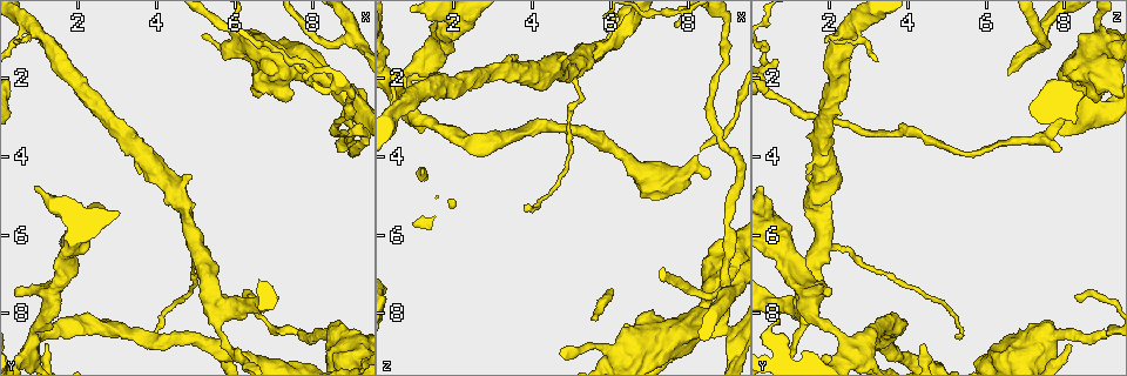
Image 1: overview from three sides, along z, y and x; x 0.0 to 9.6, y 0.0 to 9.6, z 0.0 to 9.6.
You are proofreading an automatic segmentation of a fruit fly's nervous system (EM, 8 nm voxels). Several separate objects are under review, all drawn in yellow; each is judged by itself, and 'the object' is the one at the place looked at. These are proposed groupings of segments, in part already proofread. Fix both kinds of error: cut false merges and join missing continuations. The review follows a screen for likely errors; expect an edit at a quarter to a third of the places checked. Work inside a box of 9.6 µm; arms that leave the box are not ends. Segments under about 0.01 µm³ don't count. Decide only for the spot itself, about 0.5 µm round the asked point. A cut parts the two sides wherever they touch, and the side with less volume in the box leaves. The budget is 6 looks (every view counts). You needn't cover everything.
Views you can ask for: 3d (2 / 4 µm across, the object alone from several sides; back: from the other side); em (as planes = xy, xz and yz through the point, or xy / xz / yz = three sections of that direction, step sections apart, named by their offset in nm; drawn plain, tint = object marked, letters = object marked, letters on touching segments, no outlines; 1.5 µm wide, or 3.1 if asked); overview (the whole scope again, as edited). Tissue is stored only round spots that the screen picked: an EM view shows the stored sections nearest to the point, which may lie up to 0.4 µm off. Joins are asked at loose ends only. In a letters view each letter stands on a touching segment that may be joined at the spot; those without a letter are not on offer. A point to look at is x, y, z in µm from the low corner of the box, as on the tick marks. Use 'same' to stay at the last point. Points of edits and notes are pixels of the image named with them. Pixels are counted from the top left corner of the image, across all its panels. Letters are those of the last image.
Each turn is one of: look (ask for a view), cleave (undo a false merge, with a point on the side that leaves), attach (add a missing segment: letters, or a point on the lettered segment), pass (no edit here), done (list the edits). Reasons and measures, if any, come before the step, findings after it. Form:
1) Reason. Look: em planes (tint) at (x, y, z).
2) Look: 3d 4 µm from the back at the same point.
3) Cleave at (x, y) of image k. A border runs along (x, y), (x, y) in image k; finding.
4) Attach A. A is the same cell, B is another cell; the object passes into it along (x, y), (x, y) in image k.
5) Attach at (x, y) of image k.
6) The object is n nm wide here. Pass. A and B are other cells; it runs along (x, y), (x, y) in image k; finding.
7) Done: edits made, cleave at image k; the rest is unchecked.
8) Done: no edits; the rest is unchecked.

Free end. Look: 3d 2 µm from the back at (3.90, 8.55, 5.20).

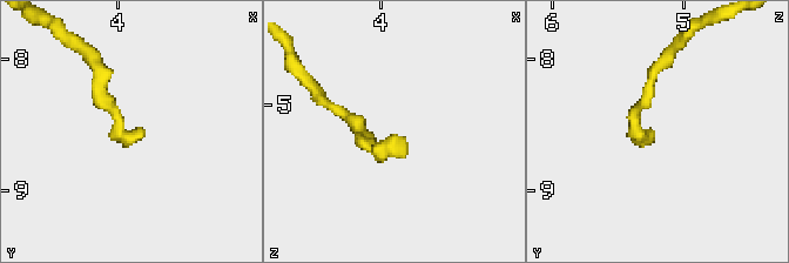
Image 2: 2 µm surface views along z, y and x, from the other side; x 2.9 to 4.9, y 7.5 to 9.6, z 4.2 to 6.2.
Look: em planes (tint) at (3.90, 8.58, 5.22).

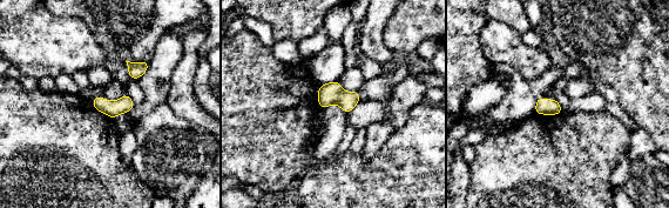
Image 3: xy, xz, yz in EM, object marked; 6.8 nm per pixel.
What lies round it. Look: em planes (letters) at the same point.

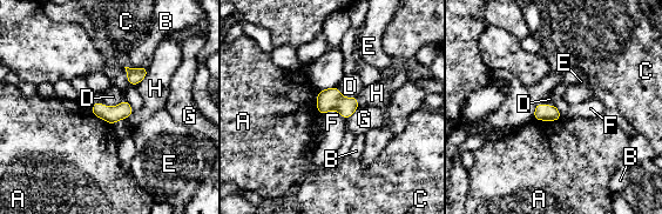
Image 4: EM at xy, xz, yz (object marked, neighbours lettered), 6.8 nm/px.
Pass. A, B, C, D, E, F, G and H are other cells; a border runs along (148, 69), (147, 74), (135, 86) in image 4; no lettered segment goes on from it.

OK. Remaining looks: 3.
End of a long branch. Look: em planes (letters) at (5.60, 8.80, 8.15).

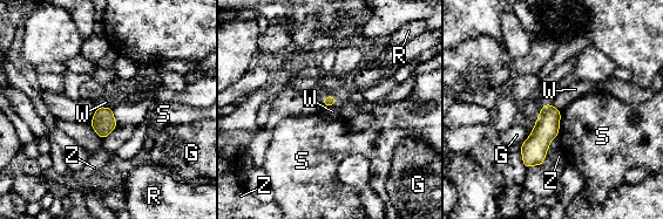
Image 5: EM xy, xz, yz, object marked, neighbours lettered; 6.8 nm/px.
The longest contact is with S, 170 nm. Pass. G, R, S, W and Z are other cells; no lettered segment goes on from it.

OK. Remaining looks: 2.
Three-way junction. Look: em planes (letters) at (8.95, 0.85, 7.45).

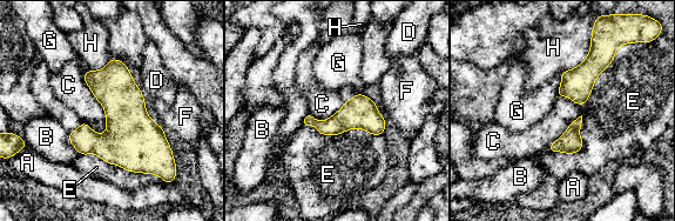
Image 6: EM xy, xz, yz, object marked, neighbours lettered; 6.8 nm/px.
The object is 70 nm wide here. Pass. A, B, C, D, E, F, G and H are other cells; a border runs along (82, 74), (103, 108), (102, 134) in image 6; all the same neuron.

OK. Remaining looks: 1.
Done: no edits; the rest is unchecked.

